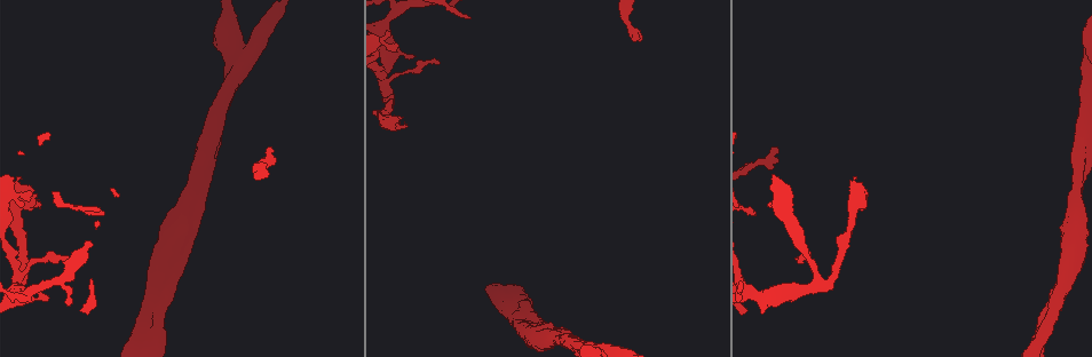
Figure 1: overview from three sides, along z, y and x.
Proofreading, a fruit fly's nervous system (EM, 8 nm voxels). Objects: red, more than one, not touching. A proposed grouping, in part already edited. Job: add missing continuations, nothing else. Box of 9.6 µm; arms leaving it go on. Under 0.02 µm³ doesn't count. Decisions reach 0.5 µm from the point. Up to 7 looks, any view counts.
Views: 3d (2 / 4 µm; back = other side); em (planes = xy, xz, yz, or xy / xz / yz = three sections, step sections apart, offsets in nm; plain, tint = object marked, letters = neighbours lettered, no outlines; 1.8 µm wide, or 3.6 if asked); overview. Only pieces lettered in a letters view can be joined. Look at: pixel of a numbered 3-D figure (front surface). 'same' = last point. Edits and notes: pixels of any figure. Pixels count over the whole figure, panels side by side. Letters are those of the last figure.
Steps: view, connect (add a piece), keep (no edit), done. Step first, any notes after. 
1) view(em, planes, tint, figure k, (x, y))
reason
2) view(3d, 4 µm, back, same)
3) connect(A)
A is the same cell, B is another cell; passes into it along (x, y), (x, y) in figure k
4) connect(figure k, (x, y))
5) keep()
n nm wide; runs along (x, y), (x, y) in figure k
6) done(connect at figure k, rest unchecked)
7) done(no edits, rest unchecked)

view(em, planes, letters, figure 1, (517, 315))
two arms in line, one across

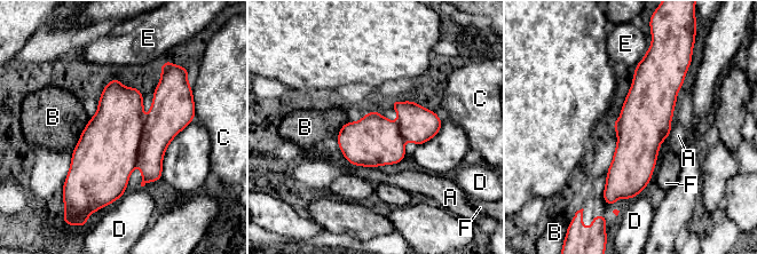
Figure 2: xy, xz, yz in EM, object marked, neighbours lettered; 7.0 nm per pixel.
keep()
C touches over 600 nm; A, B, C, D, E and F are other cells; border along (89, 118), (72, 151) in figure 2; none of them fits

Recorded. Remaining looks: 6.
view(3d, 4 µm, back, figure 1, (814, 283))
calibre changes

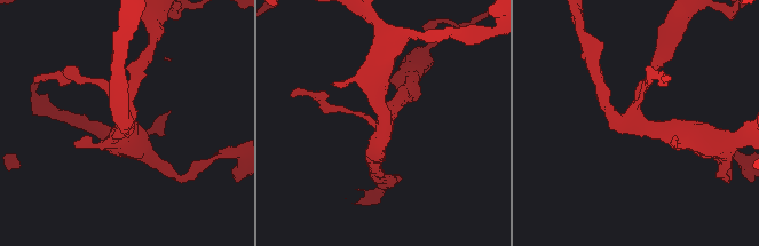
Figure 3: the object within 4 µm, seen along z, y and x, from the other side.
view(em, planes, tint, figure 3, (129, 117))
shape alone is not enough

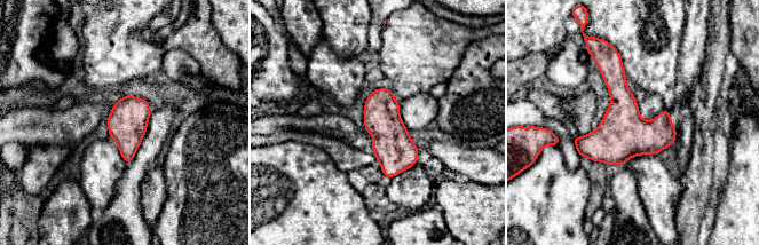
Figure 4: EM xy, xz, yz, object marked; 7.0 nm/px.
view(em, planes, letters, same)

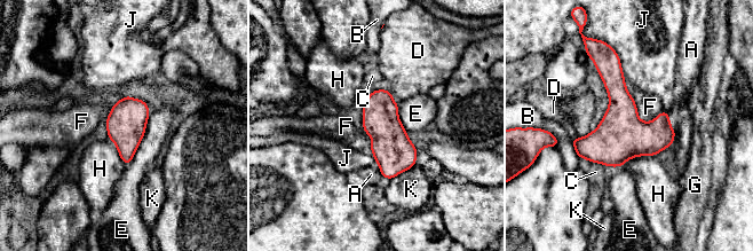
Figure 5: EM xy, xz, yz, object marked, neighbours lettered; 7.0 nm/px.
connect(K)
260 nm wide; K is the same cell, A, B, C, D, E, F, G, H and J are other cells; passes into it along (394, 151), (402, 171), (411, 189) in figure 5; the neuron continues

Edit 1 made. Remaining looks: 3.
view(overview)
see it whole again

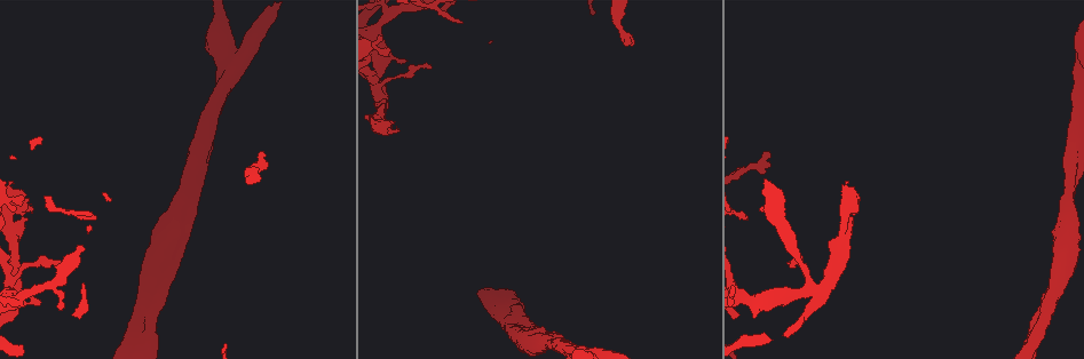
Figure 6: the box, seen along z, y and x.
view(em, xz, step 4, tint, figure 6, (12, 181))
an open end

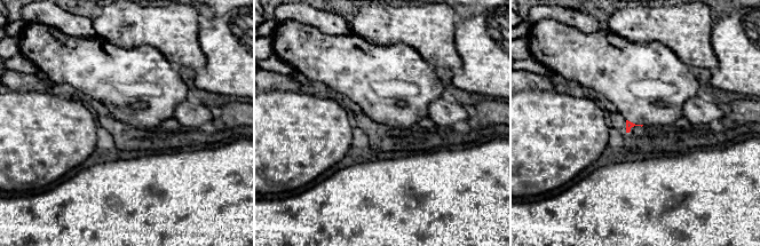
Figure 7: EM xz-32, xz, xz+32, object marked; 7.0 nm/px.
view(em, planes, letters, same)
cut it another way

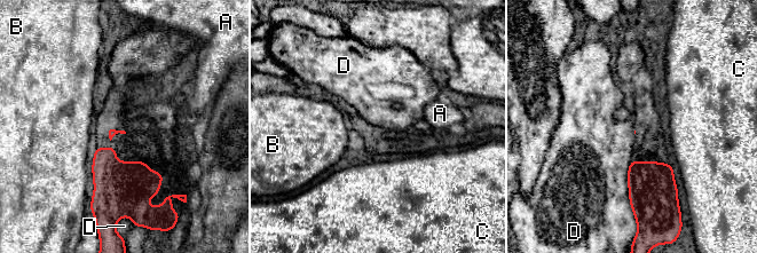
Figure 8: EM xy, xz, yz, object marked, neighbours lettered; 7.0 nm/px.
keep()
D touches over 340 nm; A, B, C and D are other cells; border along (630, 159), (628, 197), (631, 206) in figure 8; no lettered piece goes on from it

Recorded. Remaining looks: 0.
done(connect at figure 5, rest unchecked)

